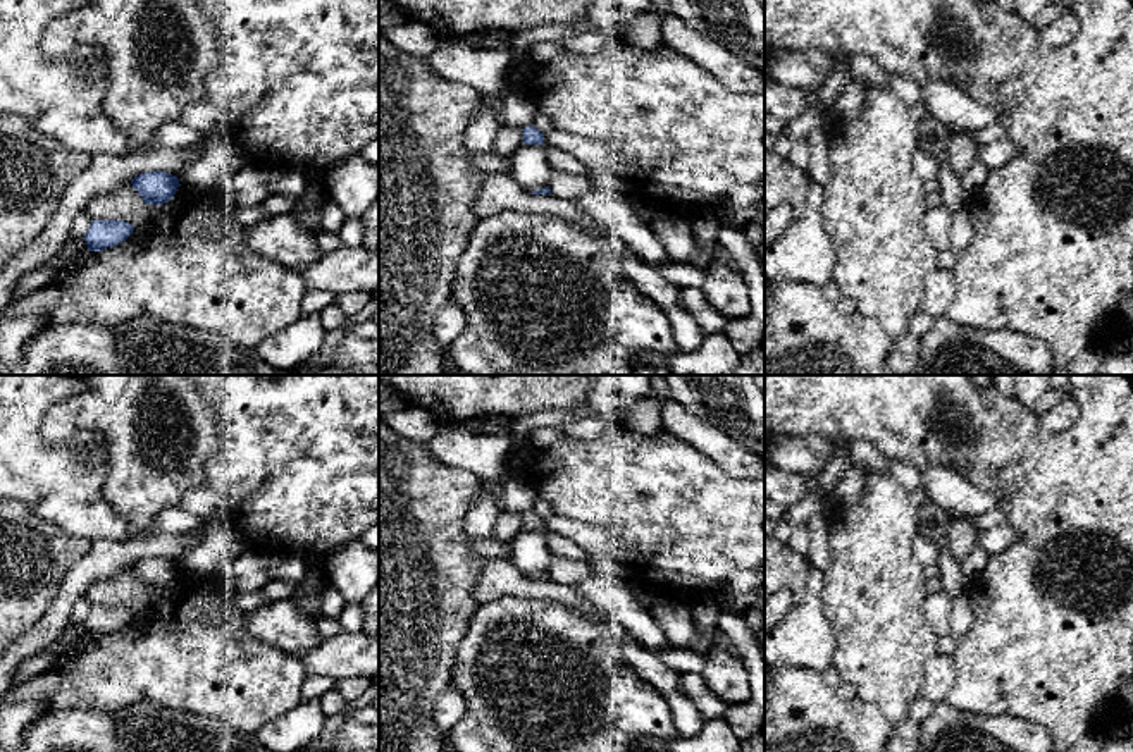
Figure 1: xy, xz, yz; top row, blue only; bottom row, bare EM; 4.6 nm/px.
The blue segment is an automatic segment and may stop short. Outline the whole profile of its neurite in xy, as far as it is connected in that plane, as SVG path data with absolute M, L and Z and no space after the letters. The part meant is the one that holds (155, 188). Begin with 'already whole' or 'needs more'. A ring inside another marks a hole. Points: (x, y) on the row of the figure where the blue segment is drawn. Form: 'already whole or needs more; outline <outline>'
already whole; outline M160 170L139 174L131 179L131 184L146 205L170 201L181 186L176 176Z

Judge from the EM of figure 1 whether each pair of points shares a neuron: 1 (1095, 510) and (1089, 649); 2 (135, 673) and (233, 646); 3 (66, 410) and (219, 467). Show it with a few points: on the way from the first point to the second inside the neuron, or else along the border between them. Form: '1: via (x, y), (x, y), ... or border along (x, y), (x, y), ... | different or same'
1: via (1051, 517), (1028, 582), (1051, 608) | same
2: via (159, 661), (209, 661) | same
3: border along (217, 424), (217, 448), (205, 465), (204, 480) | different

